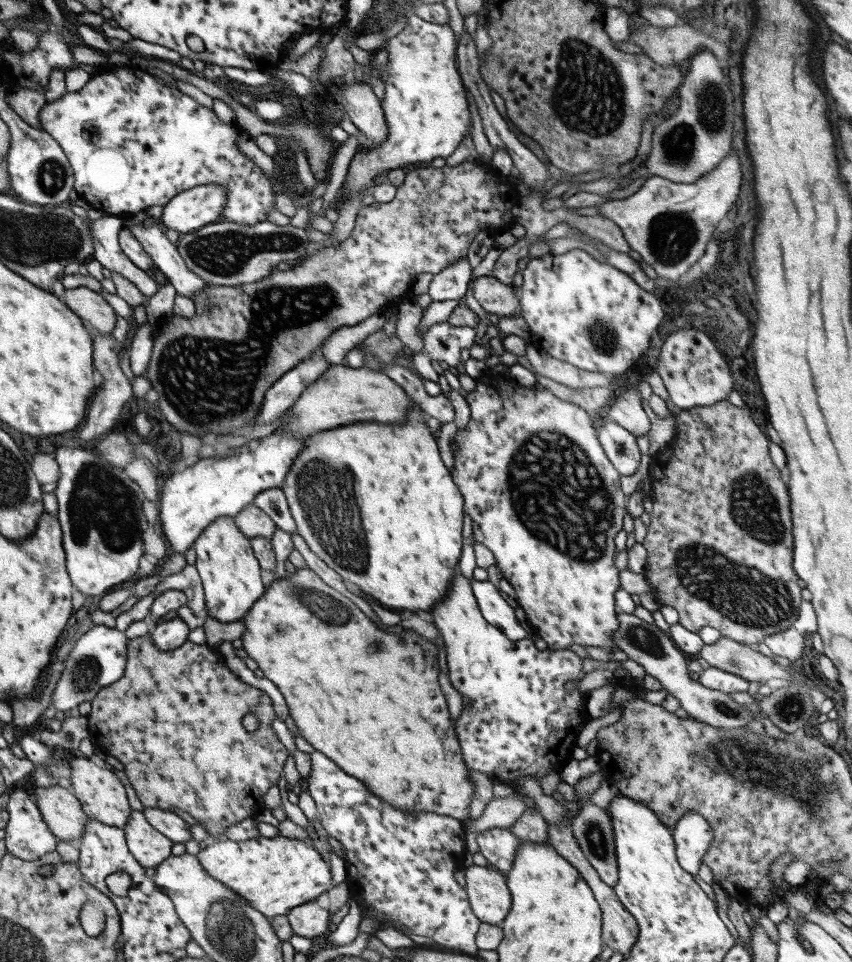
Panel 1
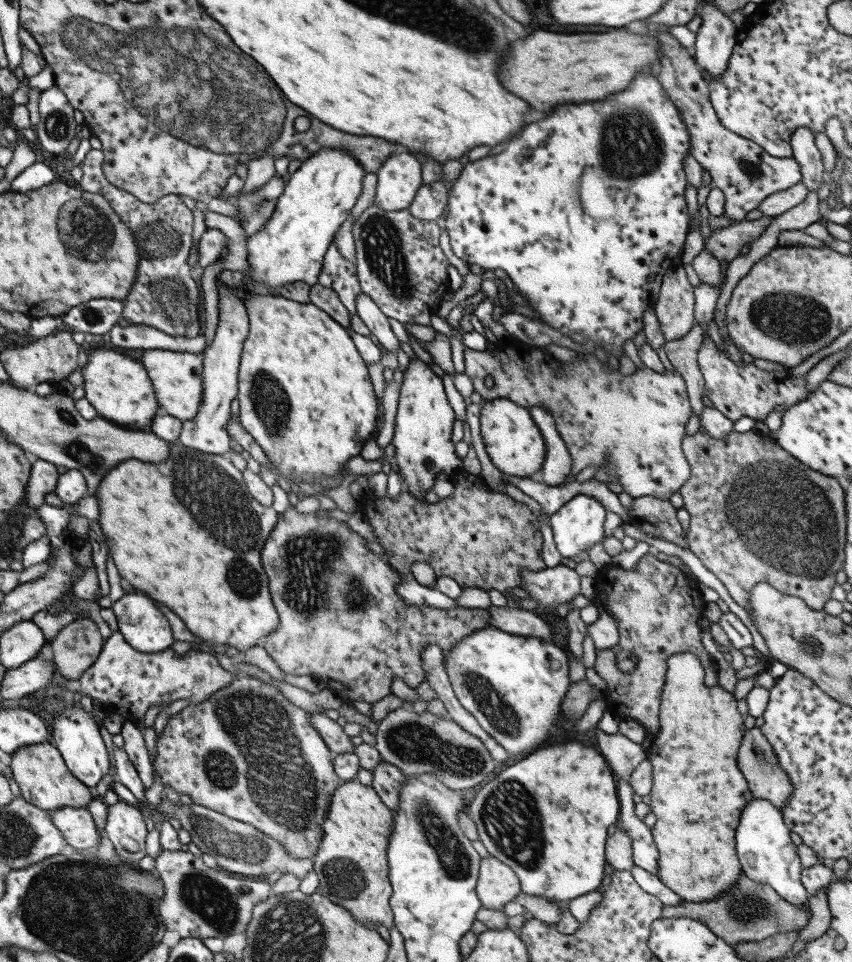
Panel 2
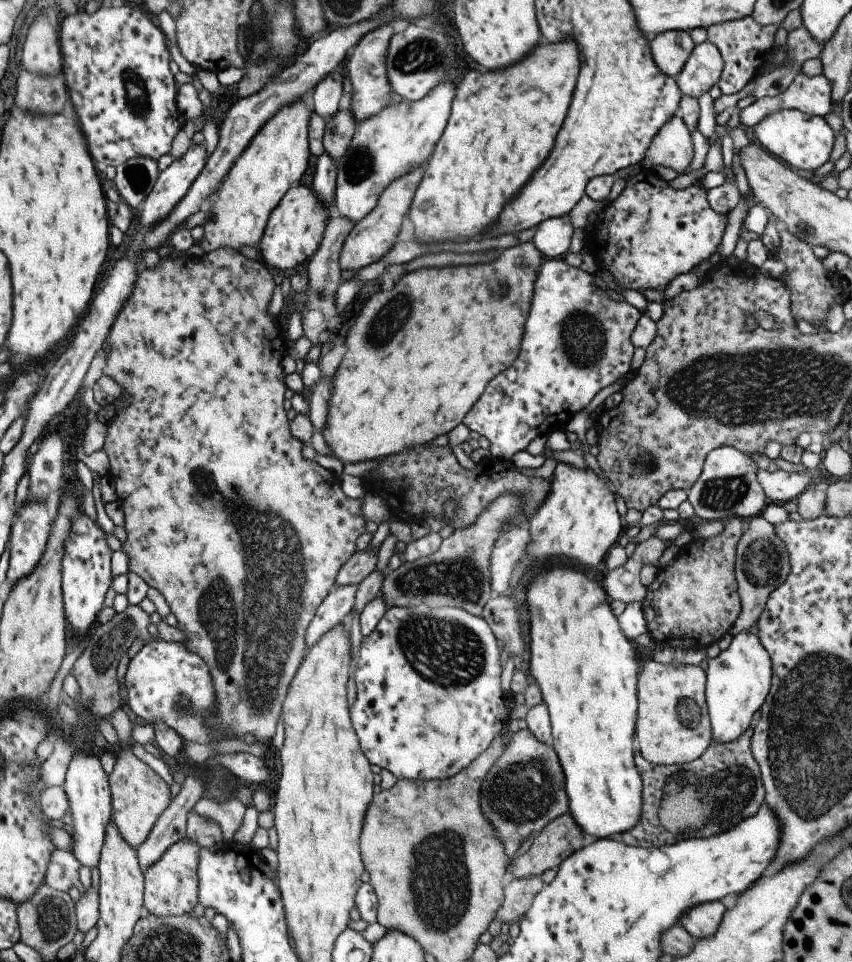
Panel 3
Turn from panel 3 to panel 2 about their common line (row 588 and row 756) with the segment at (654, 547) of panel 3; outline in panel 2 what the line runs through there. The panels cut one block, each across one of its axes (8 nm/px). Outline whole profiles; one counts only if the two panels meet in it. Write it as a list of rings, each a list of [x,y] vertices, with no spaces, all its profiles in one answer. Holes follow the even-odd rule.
[[[593,728],[595,742],[599,748],[599,754],[613,770],[615,780],[623,780],[629,784],[629,778],[633,770],[647,758],[639,744],[633,744],[631,740],[625,740],[619,734],[603,734],[599,728]]]

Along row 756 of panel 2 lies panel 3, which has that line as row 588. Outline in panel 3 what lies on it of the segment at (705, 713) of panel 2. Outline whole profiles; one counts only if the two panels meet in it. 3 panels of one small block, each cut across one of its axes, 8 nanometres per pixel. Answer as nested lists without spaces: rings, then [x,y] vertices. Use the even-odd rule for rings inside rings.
[[[729,518],[723,522],[723,530],[705,540],[691,540],[677,552],[673,564],[657,568],[655,580],[649,584],[641,602],[643,618],[647,622],[647,634],[657,648],[671,646],[673,650],[701,648],[705,644],[717,644],[733,628],[741,602],[735,582],[735,548],[745,532],[745,520]]]

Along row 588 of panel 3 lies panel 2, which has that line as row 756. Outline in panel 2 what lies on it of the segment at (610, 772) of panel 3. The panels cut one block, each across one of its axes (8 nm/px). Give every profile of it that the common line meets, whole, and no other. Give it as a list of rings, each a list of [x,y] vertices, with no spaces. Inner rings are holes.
[[[567,740],[563,744],[539,748],[517,764],[497,770],[497,774],[493,774],[493,778],[489,778],[475,794],[467,816],[475,822],[479,840],[483,842],[487,854],[513,868],[519,878],[521,892],[541,896],[557,904],[571,902],[579,896],[595,892],[597,888],[605,888],[607,878],[603,874],[603,866],[605,842],[609,838],[607,828],[611,824],[619,824],[619,810],[617,780],[599,750]]]

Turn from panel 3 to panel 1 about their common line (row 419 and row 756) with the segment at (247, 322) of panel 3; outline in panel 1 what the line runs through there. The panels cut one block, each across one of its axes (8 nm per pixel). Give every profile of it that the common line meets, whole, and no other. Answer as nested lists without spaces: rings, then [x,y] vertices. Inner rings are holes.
[[[139,636],[135,640],[127,642],[127,666],[125,666],[125,674],[121,676],[121,680],[99,688],[99,692],[93,696],[91,700],[91,712],[87,714],[87,738],[91,740],[91,744],[95,744],[99,750],[103,750],[107,756],[113,756],[115,760],[119,760],[125,766],[125,776],[131,784],[131,790],[135,792],[137,800],[145,806],[145,808],[157,808],[157,810],[167,810],[167,806],[179,808],[187,814],[191,814],[193,818],[199,820],[201,826],[205,826],[205,830],[209,830],[213,836],[217,836],[217,840],[223,838],[223,830],[231,824],[237,824],[241,820],[245,820],[247,816],[251,818],[255,812],[263,810],[263,796],[267,794],[269,788],[277,786],[279,782],[279,774],[285,768],[285,760],[287,760],[287,750],[283,748],[281,740],[277,740],[275,730],[273,730],[273,722],[275,722],[275,710],[273,704],[267,696],[267,692],[261,692],[245,682],[241,682],[231,670],[227,670],[223,656],[219,654],[219,650],[211,648],[211,646],[197,646],[193,642],[185,642],[175,650],[161,650],[153,644],[151,636]],[[253,712],[259,718],[259,728],[255,732],[245,732],[241,726],[241,718]]]

